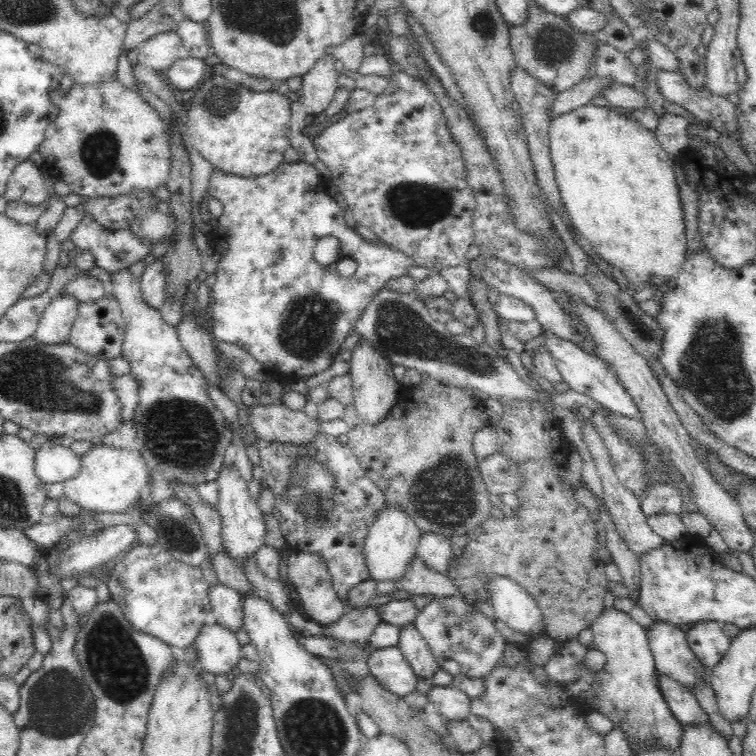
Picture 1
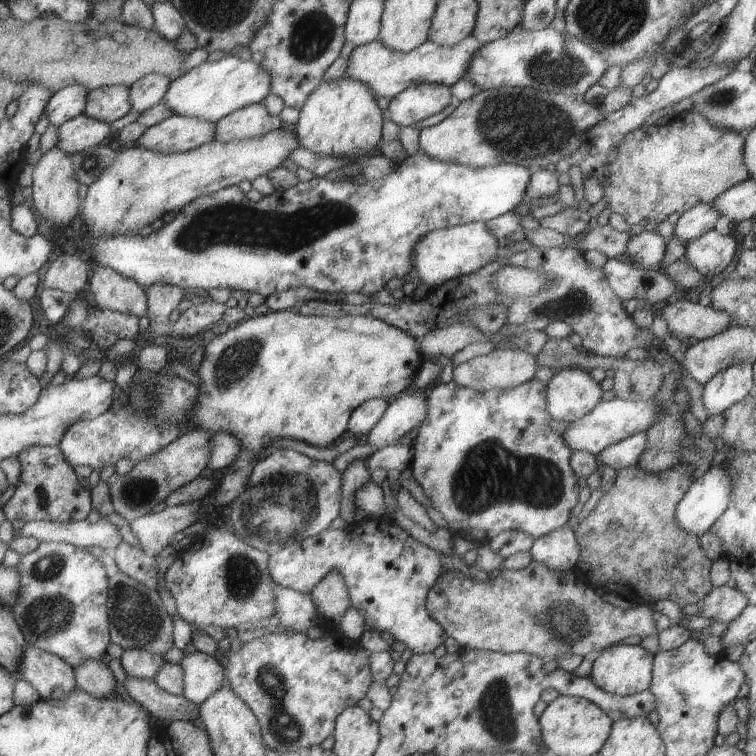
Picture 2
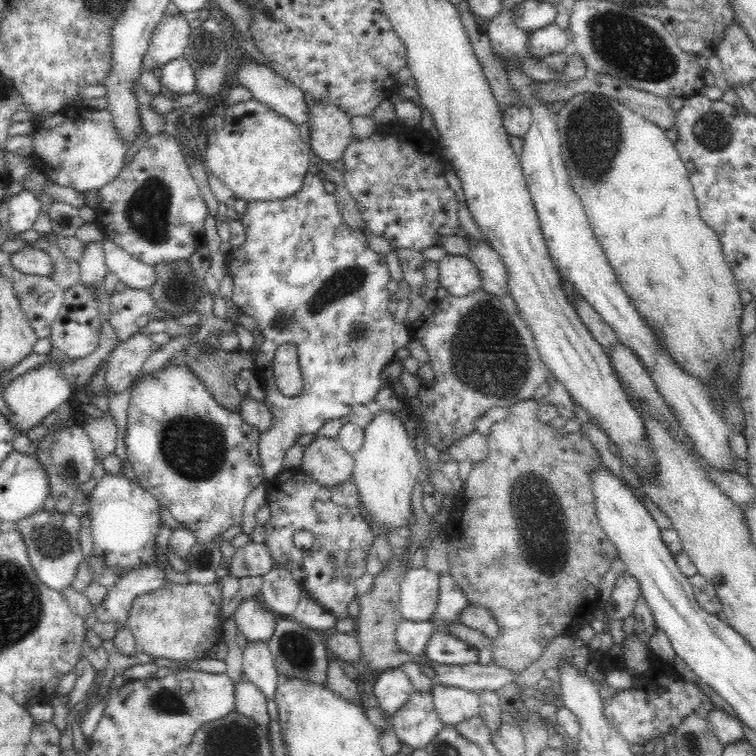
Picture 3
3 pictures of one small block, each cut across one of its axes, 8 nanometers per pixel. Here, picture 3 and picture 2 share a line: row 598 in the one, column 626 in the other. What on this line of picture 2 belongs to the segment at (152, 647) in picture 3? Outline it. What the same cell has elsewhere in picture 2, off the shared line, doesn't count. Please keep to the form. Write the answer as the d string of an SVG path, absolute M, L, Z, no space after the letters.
M692 110L679 116L675 116L672 120L662 126L658 124L643 124L642 126L635 128L632 132L629 132L629 134L610 151L609 159L606 159L605 186L603 187L604 197L606 197L607 200L606 206L609 206L613 212L618 212L620 216L623 216L629 226L632 224L636 224L636 226L646 226L646 224L650 224L650 222L660 224L663 220L667 220L672 212L679 212L682 214L689 208L694 208L697 204L713 203L723 192L726 192L726 190L732 188L735 184L741 183L749 177L748 169L746 168L743 159L744 143L744 134L716 128L713 124L710 124L710 121L707 121L704 116L694 113Z

